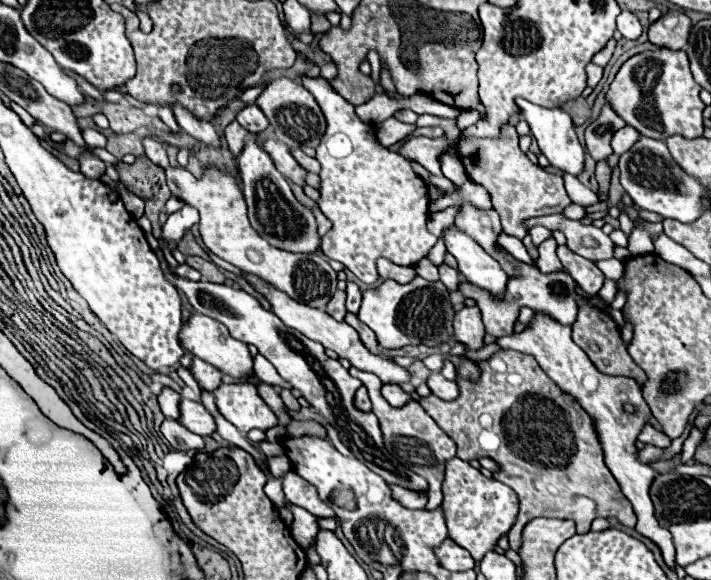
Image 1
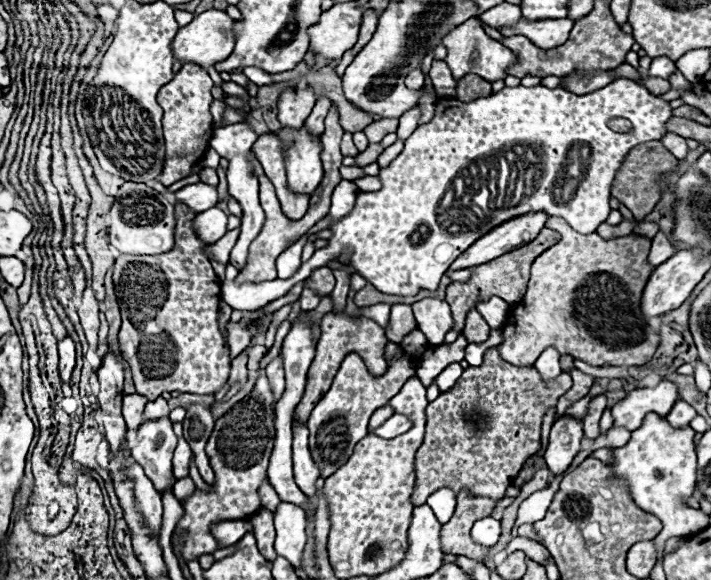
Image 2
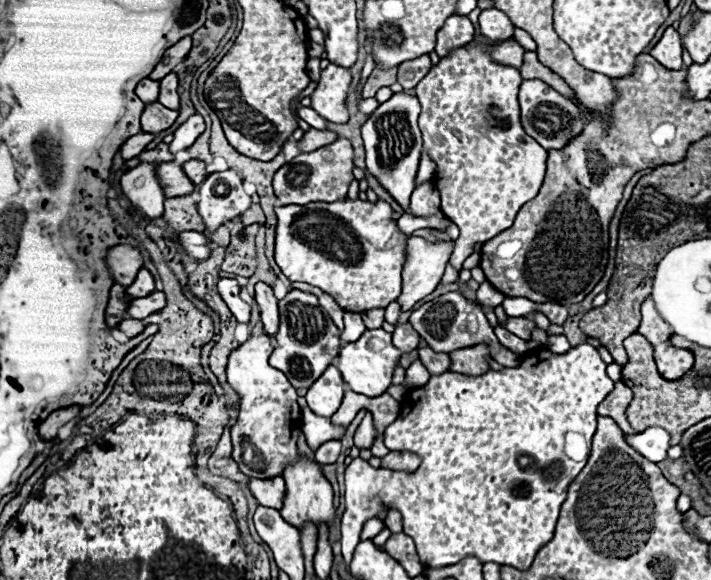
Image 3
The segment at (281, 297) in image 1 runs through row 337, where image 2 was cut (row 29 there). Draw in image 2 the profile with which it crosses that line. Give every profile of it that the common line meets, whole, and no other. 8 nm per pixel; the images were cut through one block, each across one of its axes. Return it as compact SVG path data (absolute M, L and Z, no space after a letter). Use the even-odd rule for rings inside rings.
M354 2L334 4L330 10L320 14L318 24L308 28L310 46L316 58L338 60L358 40L358 26L364 8Z

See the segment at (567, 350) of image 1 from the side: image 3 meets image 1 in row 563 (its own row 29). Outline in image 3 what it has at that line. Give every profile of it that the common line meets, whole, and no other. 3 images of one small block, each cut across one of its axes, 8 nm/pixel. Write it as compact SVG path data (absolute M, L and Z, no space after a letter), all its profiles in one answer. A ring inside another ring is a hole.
M666 28L660 42L650 50L650 54L664 68L682 68L682 44L674 28Z

